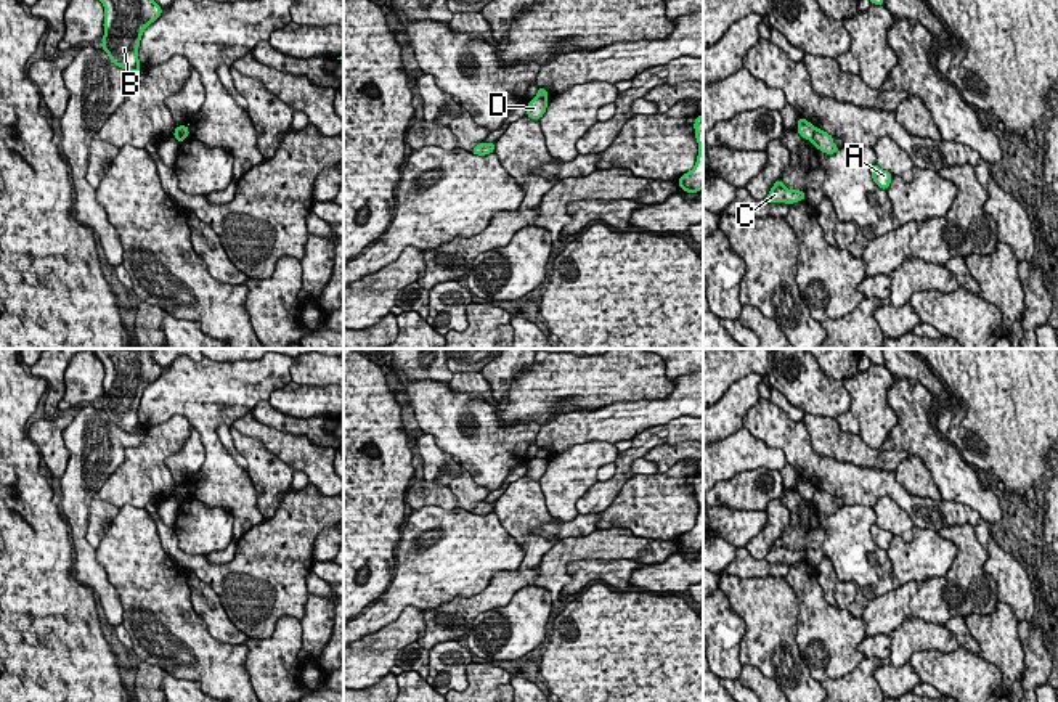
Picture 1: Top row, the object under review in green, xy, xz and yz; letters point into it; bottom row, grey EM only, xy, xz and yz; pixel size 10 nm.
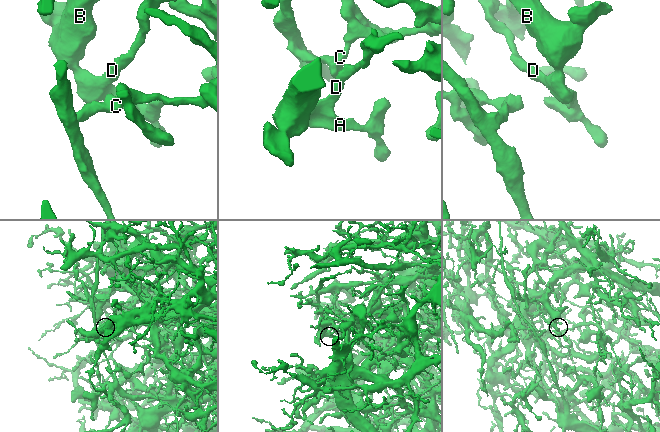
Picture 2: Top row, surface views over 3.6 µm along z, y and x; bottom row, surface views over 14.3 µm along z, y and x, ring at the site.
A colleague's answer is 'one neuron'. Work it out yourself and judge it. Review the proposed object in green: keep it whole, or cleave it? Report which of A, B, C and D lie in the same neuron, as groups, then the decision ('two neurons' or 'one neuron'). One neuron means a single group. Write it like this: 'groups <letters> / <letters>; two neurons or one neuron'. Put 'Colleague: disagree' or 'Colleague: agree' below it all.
groups A B D / C; two neurons
Colleague: disagree

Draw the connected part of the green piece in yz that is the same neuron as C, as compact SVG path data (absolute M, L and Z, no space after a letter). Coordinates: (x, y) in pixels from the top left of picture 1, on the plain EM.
M777 540L766 556L769 562L785 562L788 565L803 559L806 559L806 551L787 549L782 540Z

